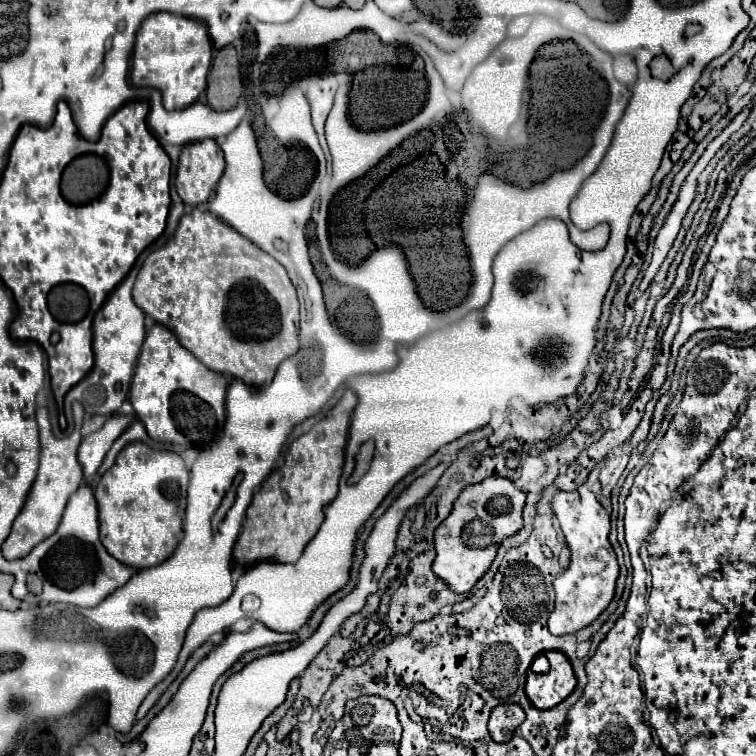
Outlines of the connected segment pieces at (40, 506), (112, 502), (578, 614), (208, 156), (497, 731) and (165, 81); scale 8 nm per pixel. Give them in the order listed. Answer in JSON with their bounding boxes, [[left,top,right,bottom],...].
[[2,402,84,560],[94,442,190,568],[548,420,650,636],[176,138,224,206],[488,704,524,742],[130,12,212,110]]

